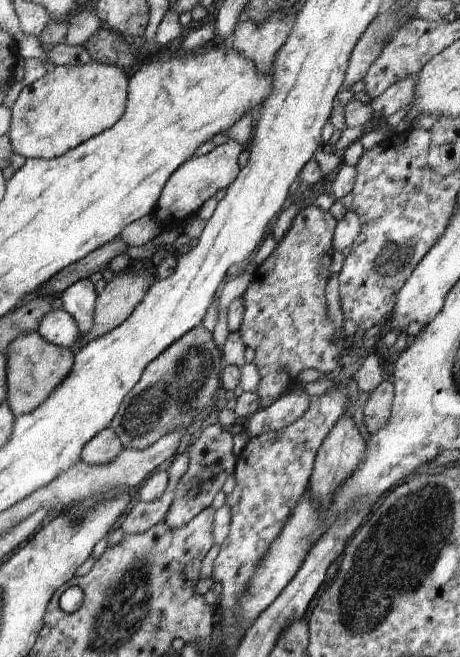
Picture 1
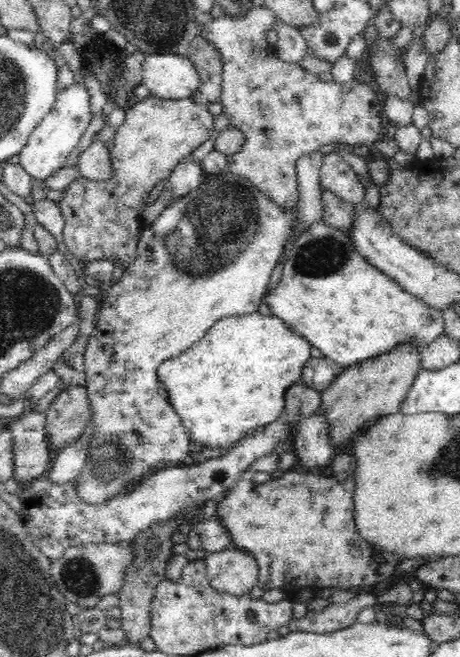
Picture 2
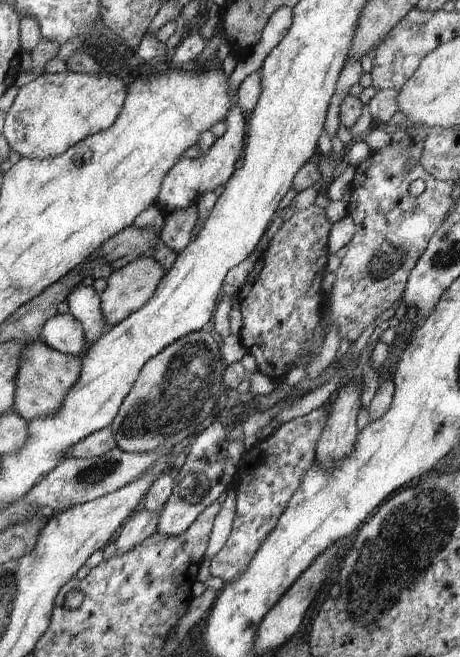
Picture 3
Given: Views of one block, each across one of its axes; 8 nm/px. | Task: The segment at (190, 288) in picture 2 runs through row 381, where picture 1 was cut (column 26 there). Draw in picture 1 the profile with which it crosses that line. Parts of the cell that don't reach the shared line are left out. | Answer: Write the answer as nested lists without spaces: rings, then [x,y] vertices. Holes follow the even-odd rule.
[[[91,60],[88,64],[78,66],[54,67],[54,70],[47,72],[40,80],[25,86],[11,109],[12,120],[6,135],[14,152],[26,159],[53,159],[112,128],[124,114],[128,102],[128,85],[128,76],[114,64]]]

